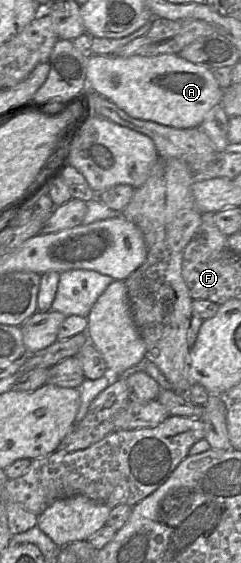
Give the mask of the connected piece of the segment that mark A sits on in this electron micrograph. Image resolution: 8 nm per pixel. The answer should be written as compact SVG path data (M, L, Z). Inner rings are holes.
M92 54L87 60L86 79L89 89L114 103L129 116L178 129L199 127L208 111L220 104L223 94L212 70L189 62L178 54L152 57Z

